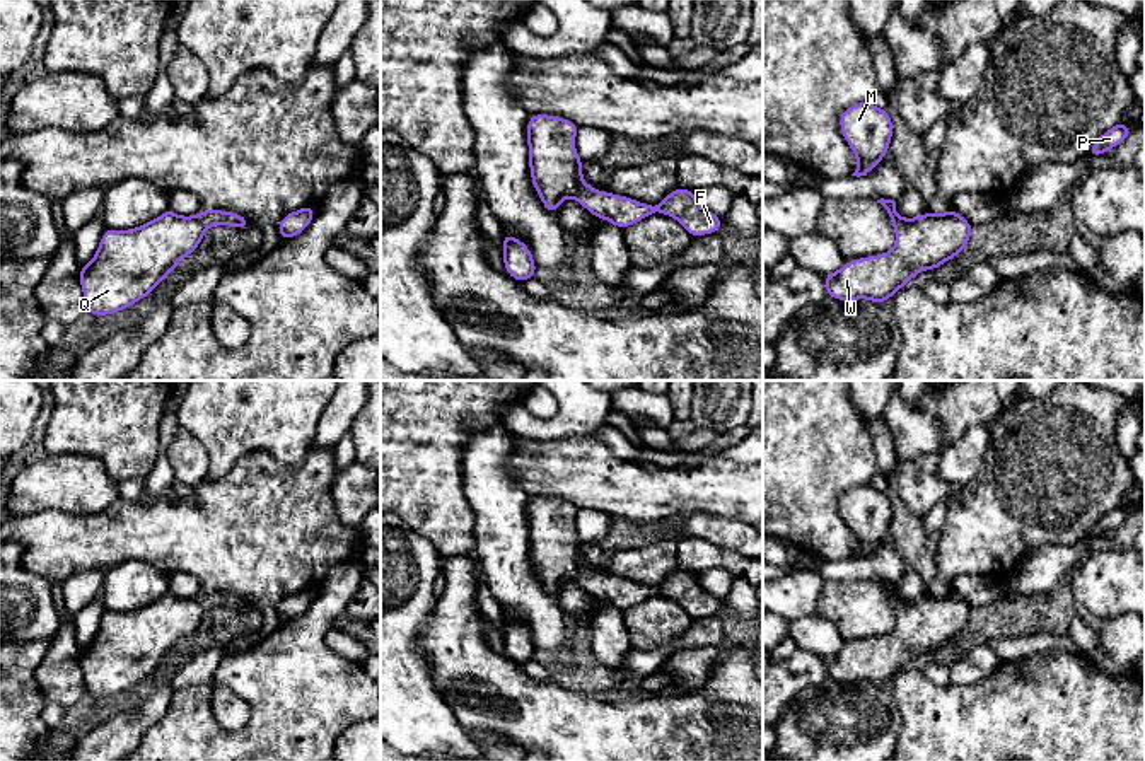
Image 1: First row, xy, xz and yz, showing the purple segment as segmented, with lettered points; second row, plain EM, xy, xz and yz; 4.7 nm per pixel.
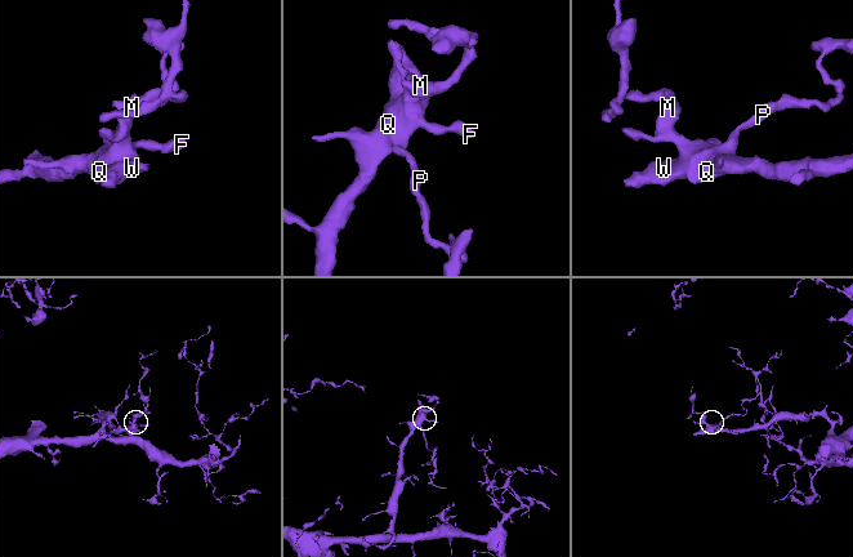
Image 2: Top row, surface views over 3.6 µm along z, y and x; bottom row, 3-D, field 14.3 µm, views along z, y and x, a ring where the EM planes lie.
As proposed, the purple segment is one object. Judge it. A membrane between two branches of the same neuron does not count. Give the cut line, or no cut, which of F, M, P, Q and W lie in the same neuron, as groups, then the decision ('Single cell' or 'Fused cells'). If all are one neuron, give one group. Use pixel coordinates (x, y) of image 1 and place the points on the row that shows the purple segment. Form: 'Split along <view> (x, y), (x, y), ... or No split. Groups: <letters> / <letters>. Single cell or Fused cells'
No split. Groups: F M P Q W. Single cell

